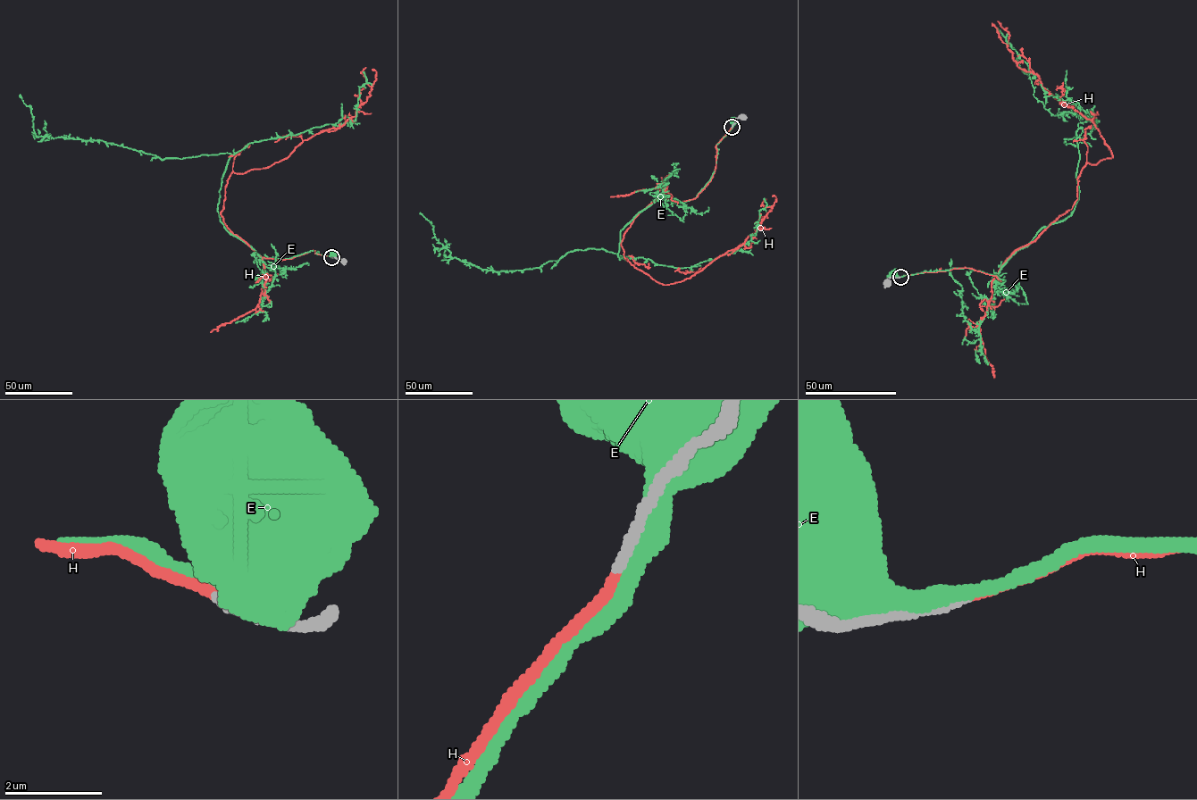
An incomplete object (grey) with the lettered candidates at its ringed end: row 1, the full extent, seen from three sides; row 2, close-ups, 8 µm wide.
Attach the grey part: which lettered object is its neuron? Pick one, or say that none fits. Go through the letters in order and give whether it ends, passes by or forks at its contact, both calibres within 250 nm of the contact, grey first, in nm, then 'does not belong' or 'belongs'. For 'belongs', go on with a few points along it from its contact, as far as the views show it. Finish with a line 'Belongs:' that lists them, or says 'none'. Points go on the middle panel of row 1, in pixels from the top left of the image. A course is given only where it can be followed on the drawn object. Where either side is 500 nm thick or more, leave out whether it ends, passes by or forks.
E: it passes by | 200/460 nm | does not belong
H: it ends | 240/200 nm | belongs | via (732, 127), (707, 185), (642, 210), (623, 256), (664, 285), (689, 279), (756, 231), (765, 199)
Belongs: H

